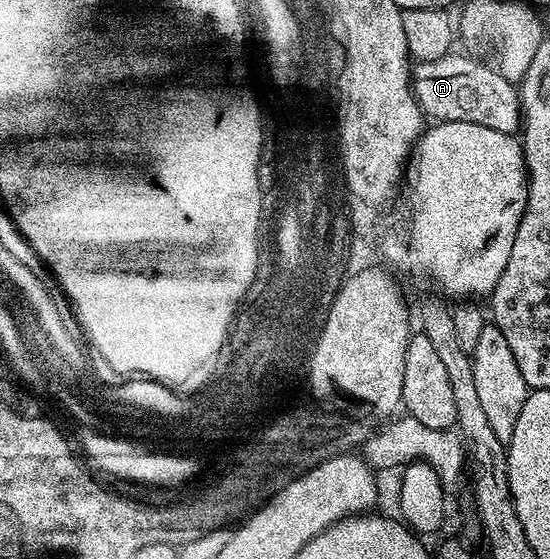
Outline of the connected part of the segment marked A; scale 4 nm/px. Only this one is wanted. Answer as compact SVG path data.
M451 52L440 60L414 62L410 72L410 88L423 115L434 122L467 122L484 124L492 132L517 135L522 124L522 101L518 86L504 80L490 64L485 66L466 54Z

